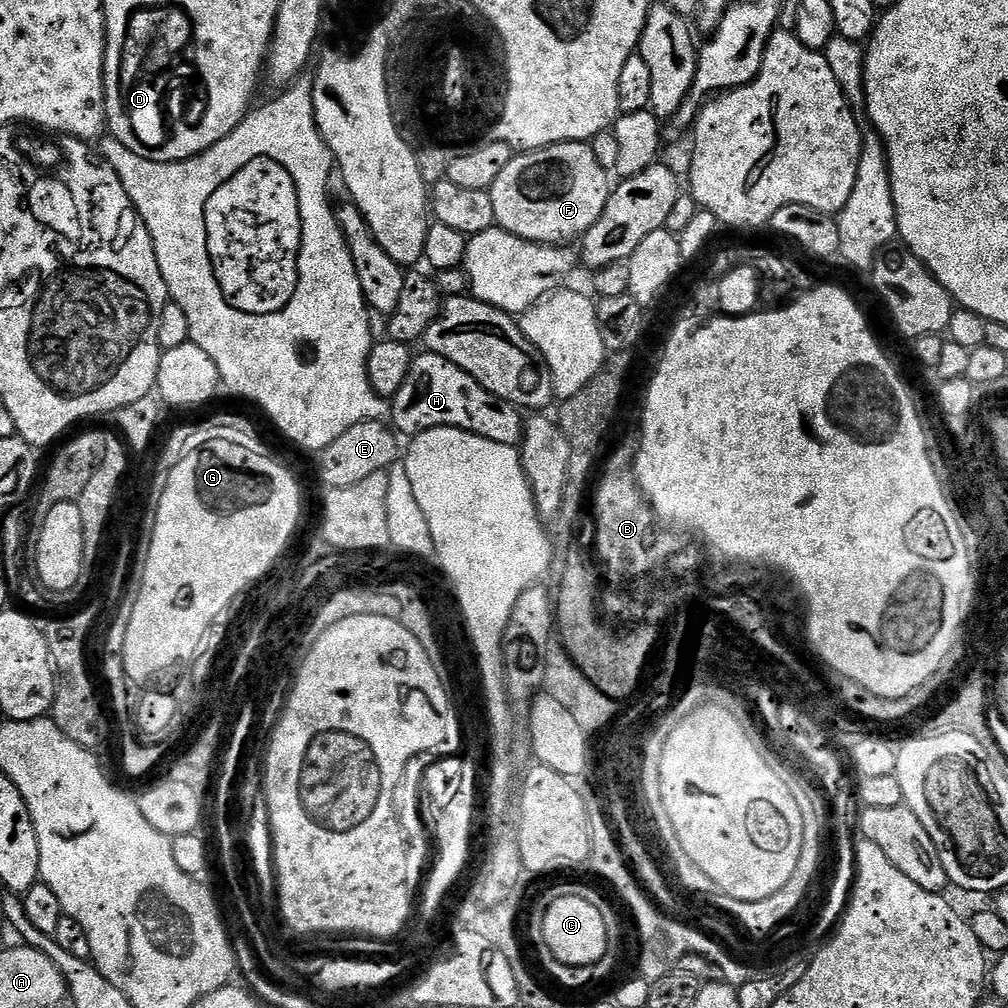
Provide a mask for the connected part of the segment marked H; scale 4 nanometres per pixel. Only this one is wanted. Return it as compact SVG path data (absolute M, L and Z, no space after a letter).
M427 350L421 353L413 359L402 390L390 400L390 420L397 433L405 432L405 437L411 438L431 428L460 428L499 444L516 446L523 441L526 420L521 409L490 394L454 362Z

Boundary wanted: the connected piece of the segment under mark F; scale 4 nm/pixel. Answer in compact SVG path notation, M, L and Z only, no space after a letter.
M575 140L565 144L551 144L548 148L537 148L535 152L520 152L513 155L510 166L494 178L494 186L488 189L490 202L494 202L494 218L503 232L514 234L535 244L568 246L579 241L602 218L602 210L608 205L610 173L598 166L591 143Z

